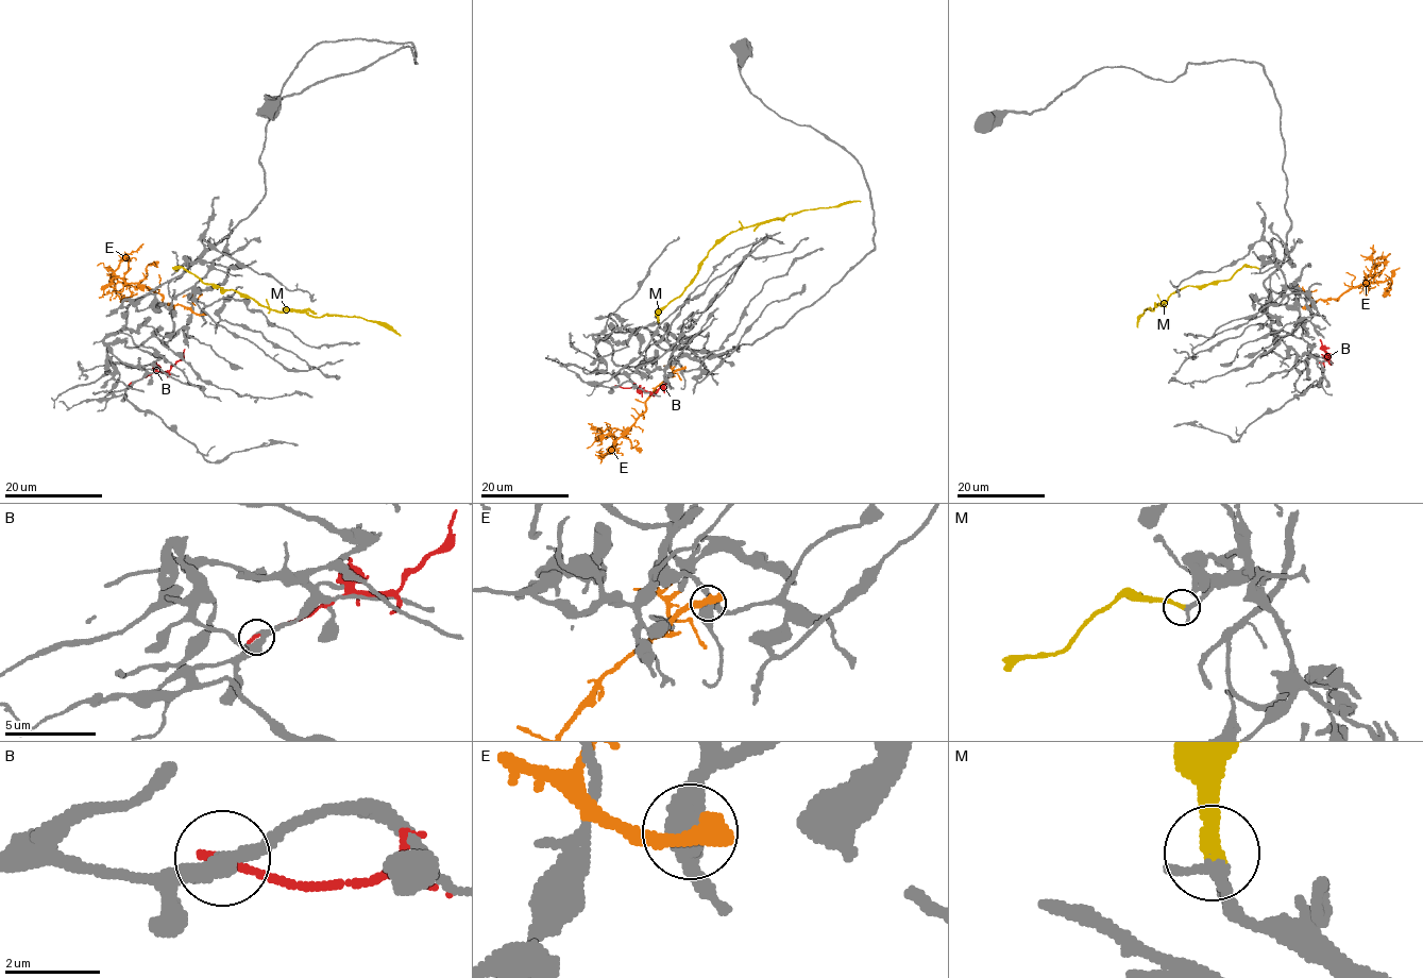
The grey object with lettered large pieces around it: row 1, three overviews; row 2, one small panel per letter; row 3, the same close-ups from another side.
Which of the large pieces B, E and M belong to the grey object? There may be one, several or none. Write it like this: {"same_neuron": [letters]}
{"same_neuron": ["M"]}

